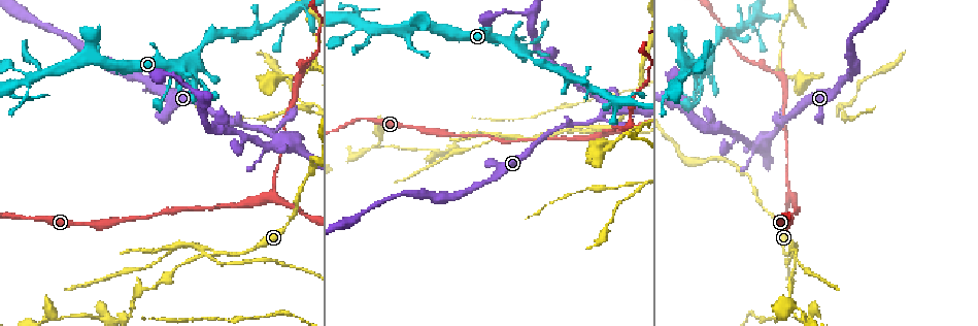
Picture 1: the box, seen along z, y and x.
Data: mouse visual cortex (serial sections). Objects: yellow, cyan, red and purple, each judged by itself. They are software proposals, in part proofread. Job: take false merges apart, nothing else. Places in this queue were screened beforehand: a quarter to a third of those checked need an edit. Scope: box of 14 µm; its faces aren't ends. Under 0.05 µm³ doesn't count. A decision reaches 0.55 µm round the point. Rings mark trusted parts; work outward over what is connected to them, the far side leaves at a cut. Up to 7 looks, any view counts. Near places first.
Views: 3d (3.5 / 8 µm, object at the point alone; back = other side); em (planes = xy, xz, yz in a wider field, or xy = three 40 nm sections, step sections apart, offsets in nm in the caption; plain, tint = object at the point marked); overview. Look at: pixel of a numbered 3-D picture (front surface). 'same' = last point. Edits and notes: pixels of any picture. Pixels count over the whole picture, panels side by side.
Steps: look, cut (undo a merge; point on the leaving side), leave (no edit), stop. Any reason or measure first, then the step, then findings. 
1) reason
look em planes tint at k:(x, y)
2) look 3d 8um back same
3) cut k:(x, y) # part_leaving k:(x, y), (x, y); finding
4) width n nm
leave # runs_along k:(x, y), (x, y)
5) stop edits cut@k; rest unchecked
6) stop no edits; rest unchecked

a narrow waist
look em xy step 2 tint at 1:(216, 253)

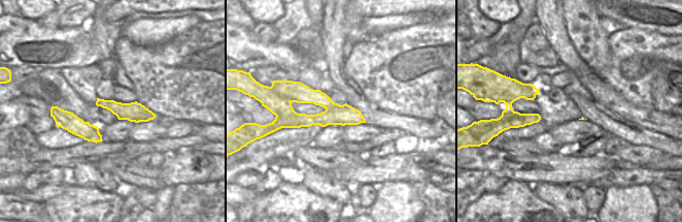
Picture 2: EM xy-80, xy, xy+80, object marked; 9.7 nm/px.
see where the arms go
look 3d 3.5um back same

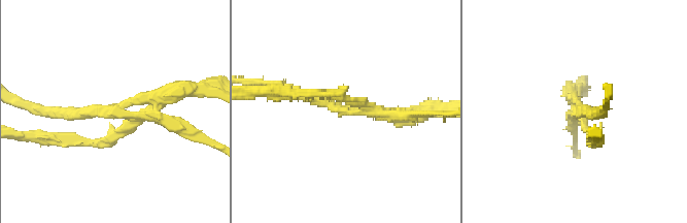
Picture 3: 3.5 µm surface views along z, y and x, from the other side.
arm_widths 150, 150, 150, 200 nm
cut 3:(157, 107) # border 2:(331, 101), (330, 108), (333, 124); two cells meet here

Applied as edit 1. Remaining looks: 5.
redraw
look overview

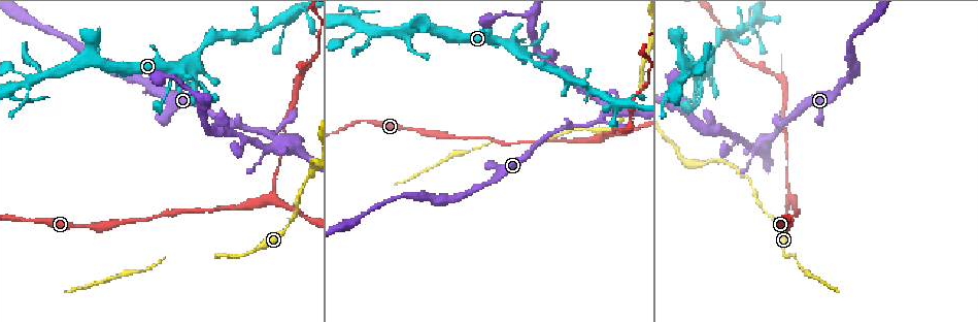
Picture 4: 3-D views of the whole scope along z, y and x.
look 3d 8um at 4:(413, 130)

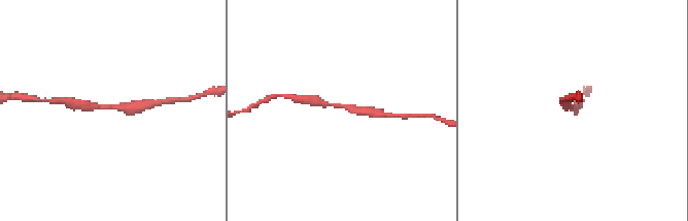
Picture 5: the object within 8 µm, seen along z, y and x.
look em xy step 2 tint at 5:(341, 105)

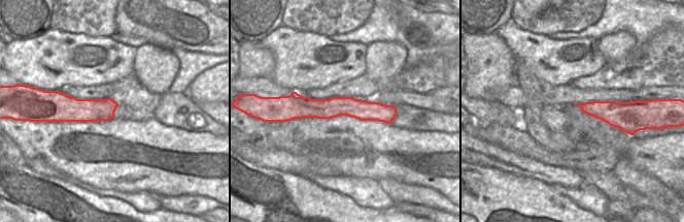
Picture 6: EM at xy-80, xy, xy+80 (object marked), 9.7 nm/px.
arm_widths 300, 300 nm
leave # runs_along 6:(292, 99), (301, 107), (394, 113); all the same cell

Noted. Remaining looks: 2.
three arms meet
look 3d 3.5um back at 4:(272, 198)

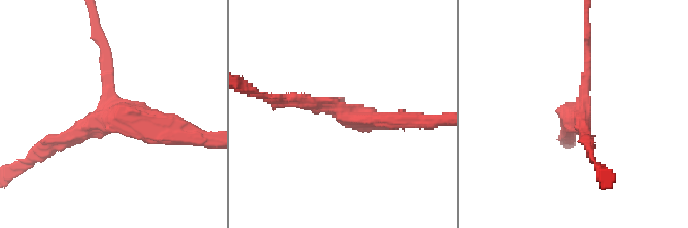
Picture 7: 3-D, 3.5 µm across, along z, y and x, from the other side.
arms 3; arm_widths 150, 200, 250 nm
look em xy step 1 tint at 7:(573, 113)

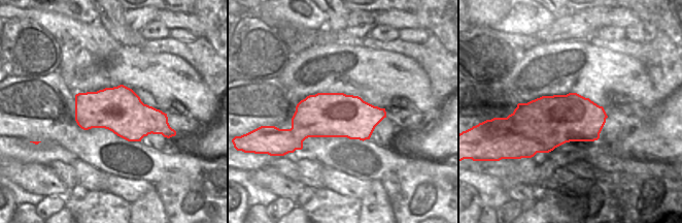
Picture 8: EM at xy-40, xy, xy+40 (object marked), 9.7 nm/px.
leave # runs_along 7:(182, 136), (115, 111), (103, 47); one cell here

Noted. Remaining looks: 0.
stop edits cut@3; rest unchecked

